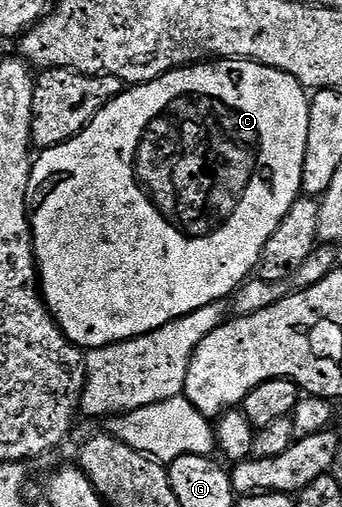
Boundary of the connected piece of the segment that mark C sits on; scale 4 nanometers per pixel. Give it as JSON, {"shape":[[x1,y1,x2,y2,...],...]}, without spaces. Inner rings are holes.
{"shape":[[256,60,201,62,195,66,175,68,173,72,145,84,125,87,77,136,65,144,45,148,35,157,28,194,38,283,48,311,77,348,104,348,108,344,121,344,123,340,145,336,147,332,166,326,172,320,181,320,207,304,227,301,253,275,266,242,302,192,309,103,310,96,303,84,290,74]]}

